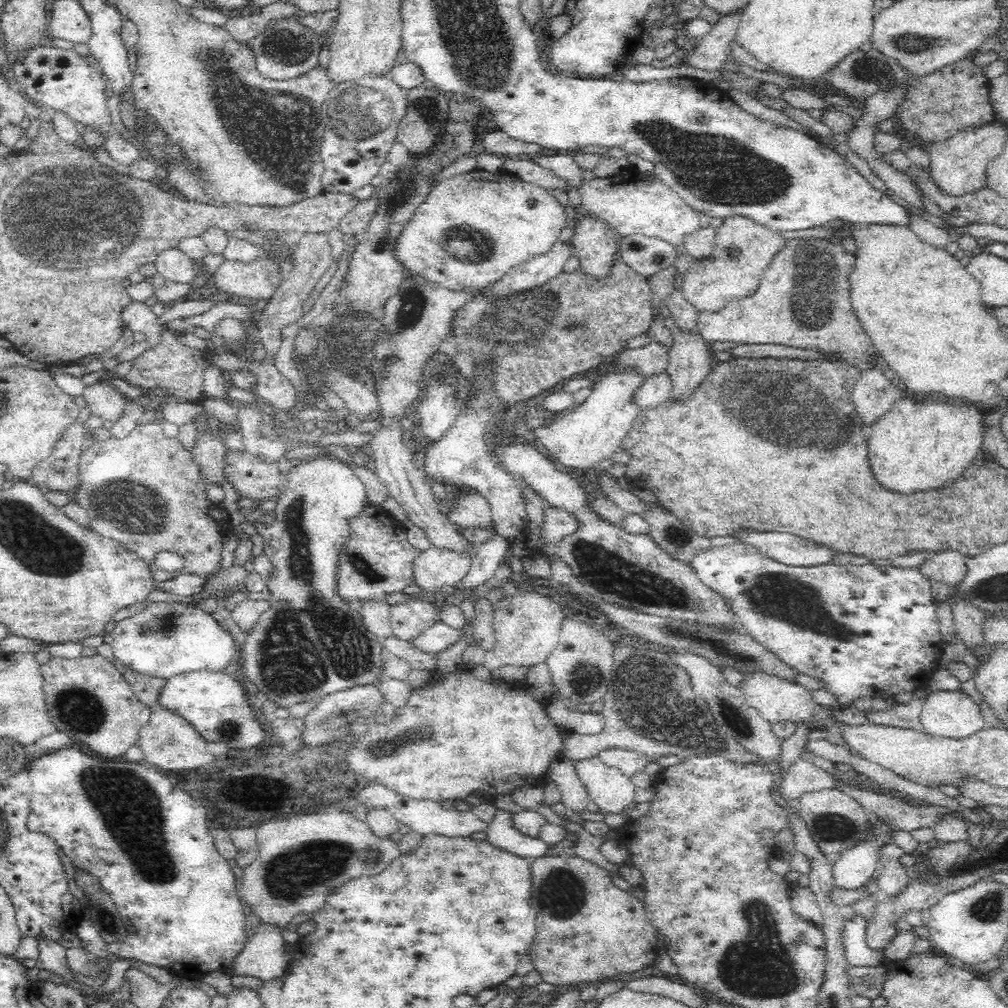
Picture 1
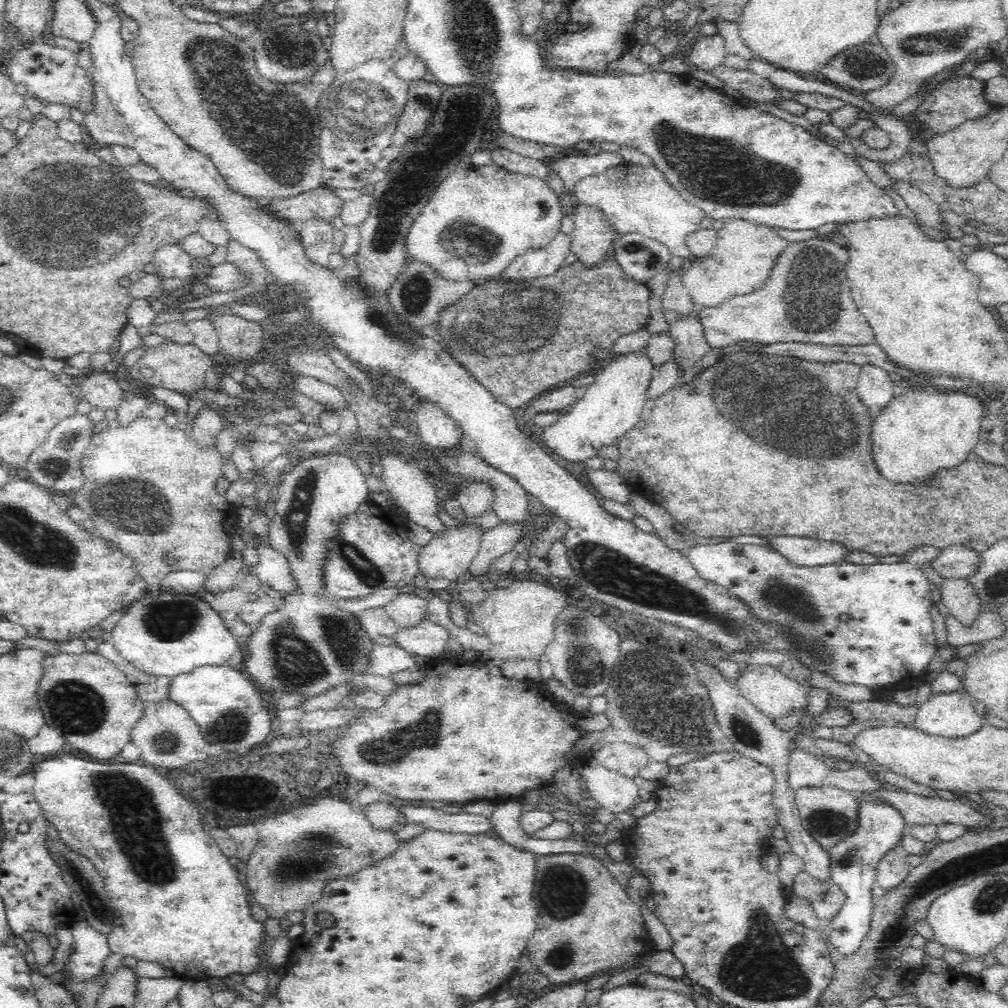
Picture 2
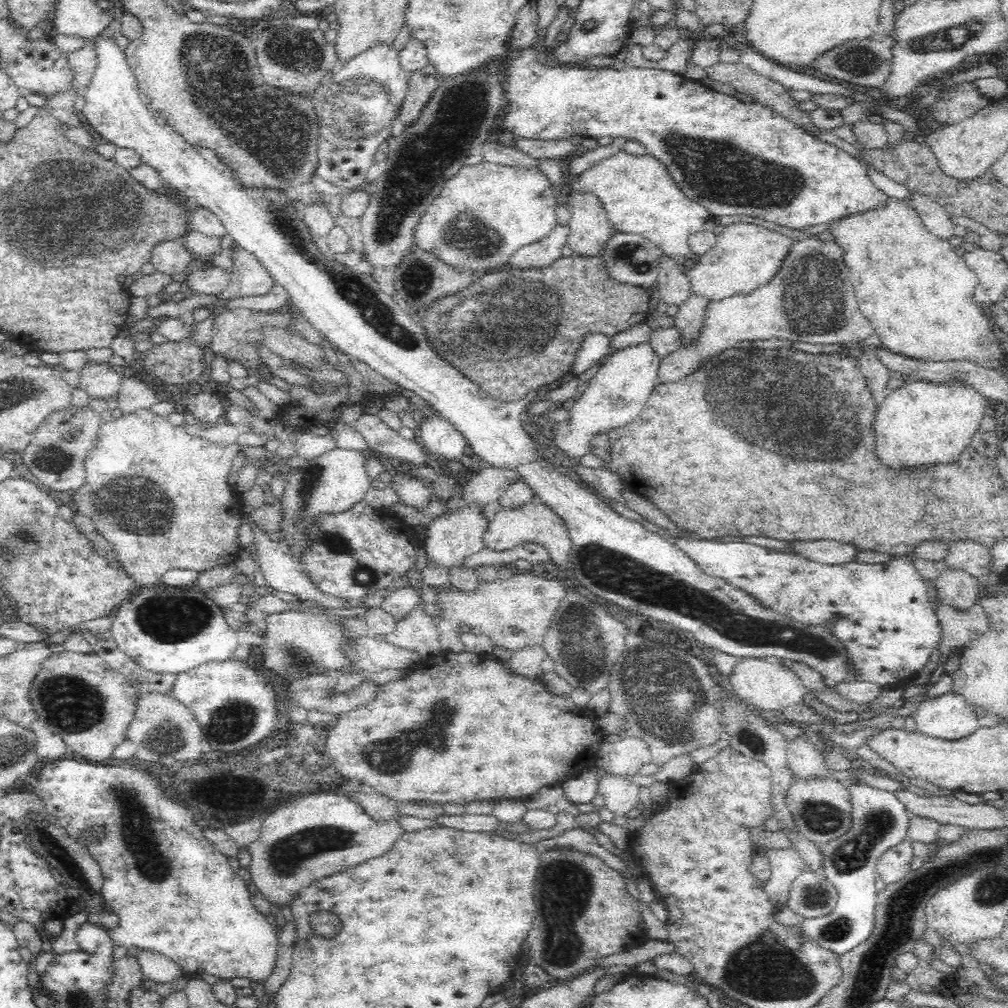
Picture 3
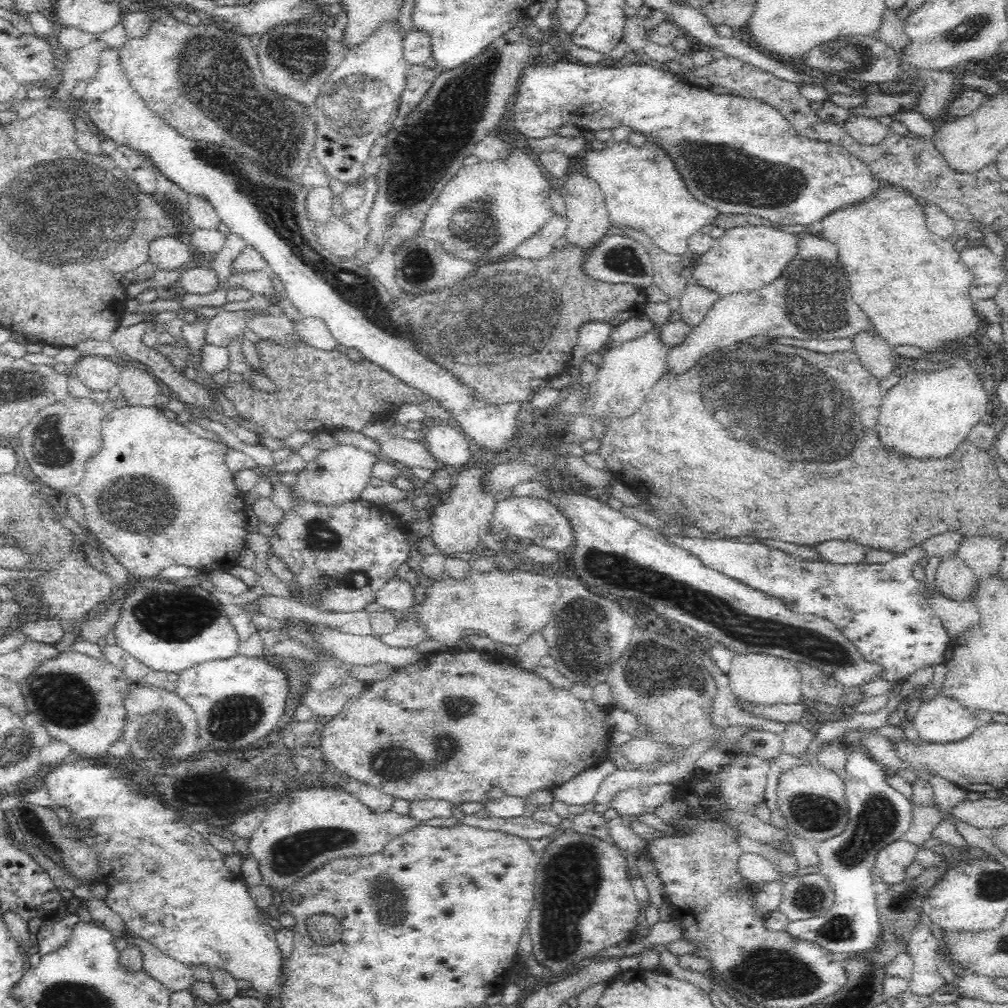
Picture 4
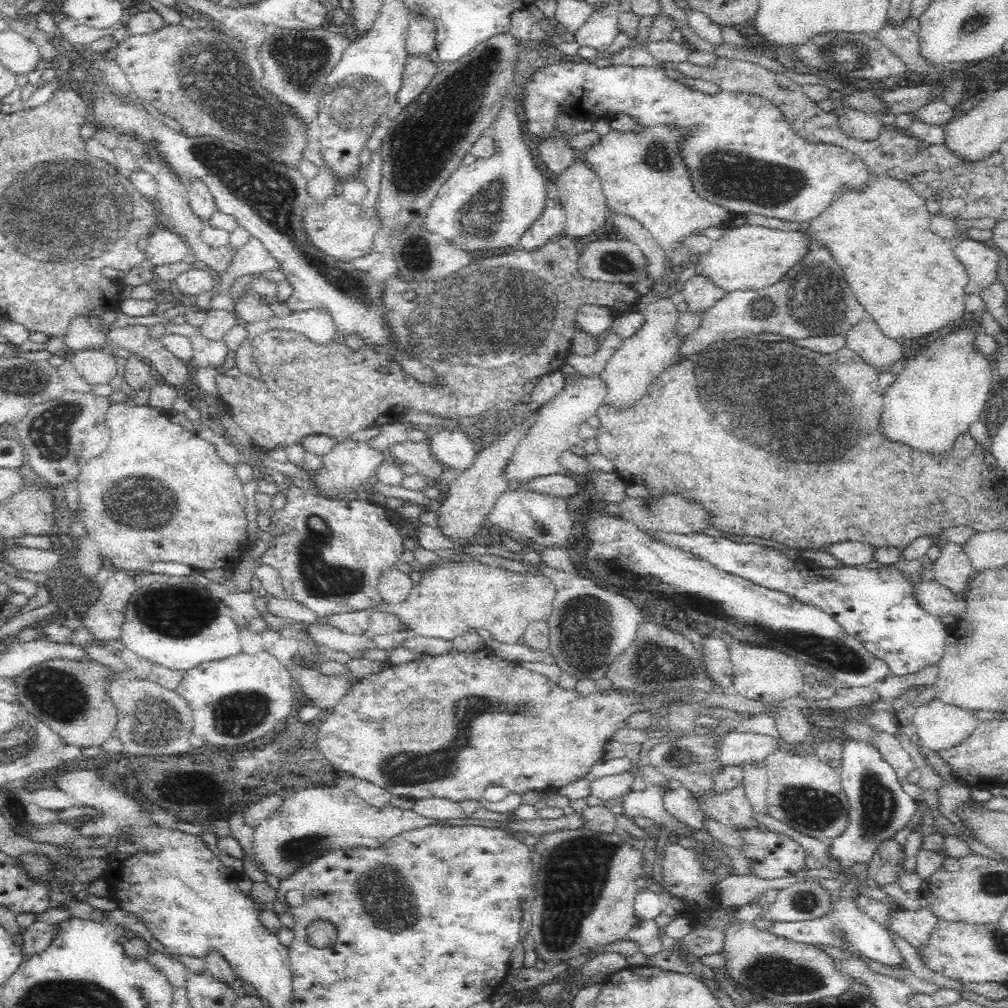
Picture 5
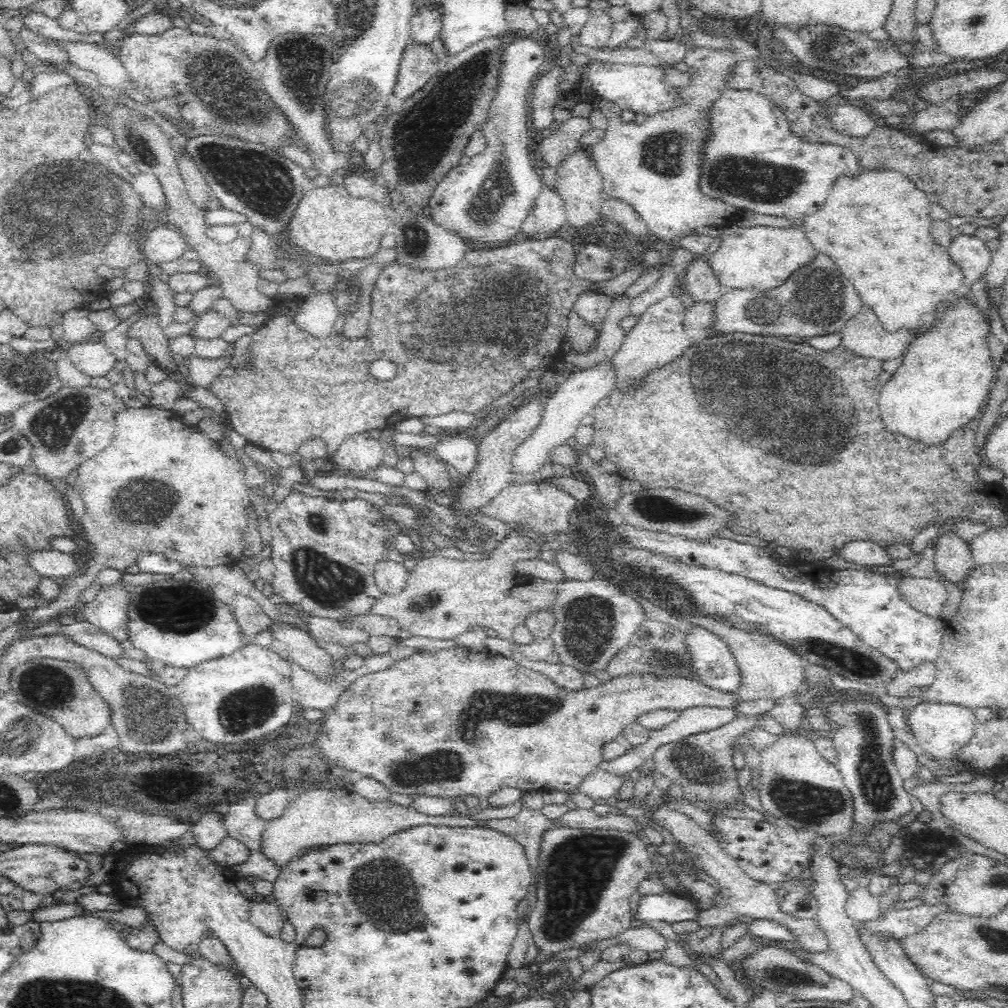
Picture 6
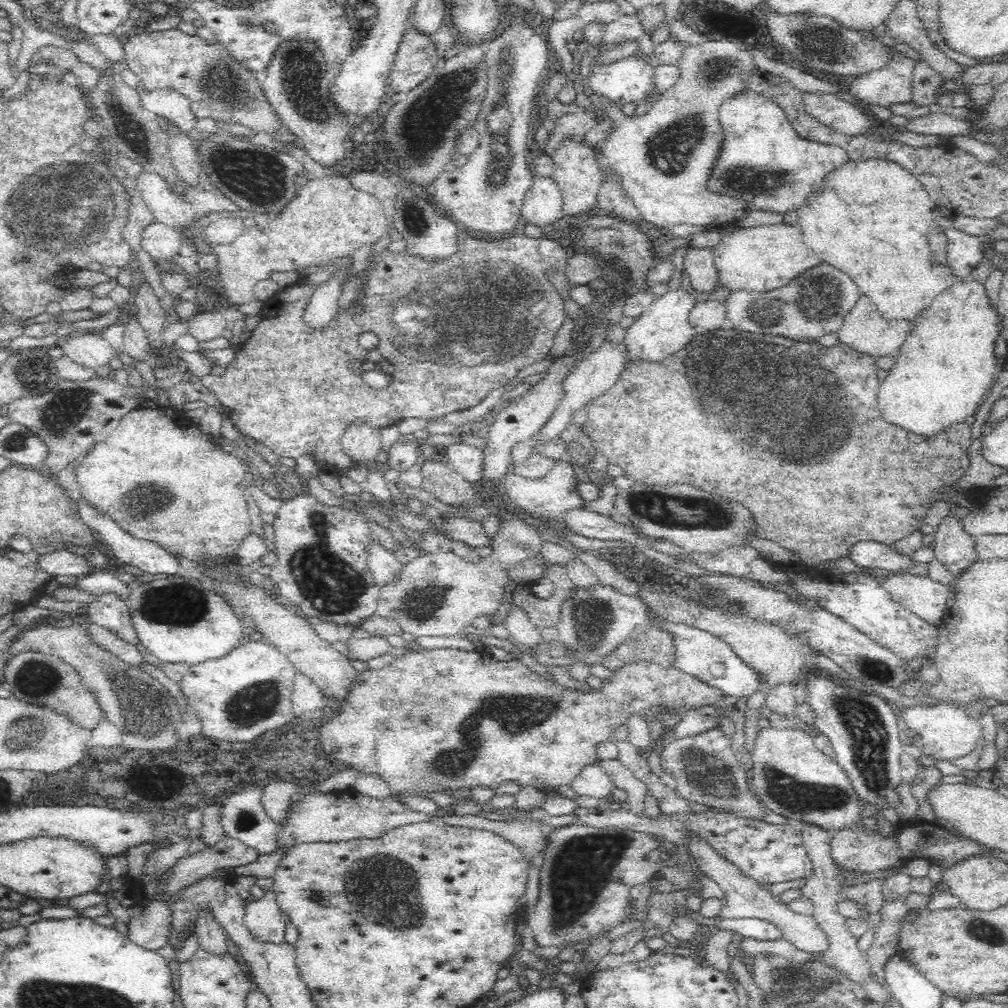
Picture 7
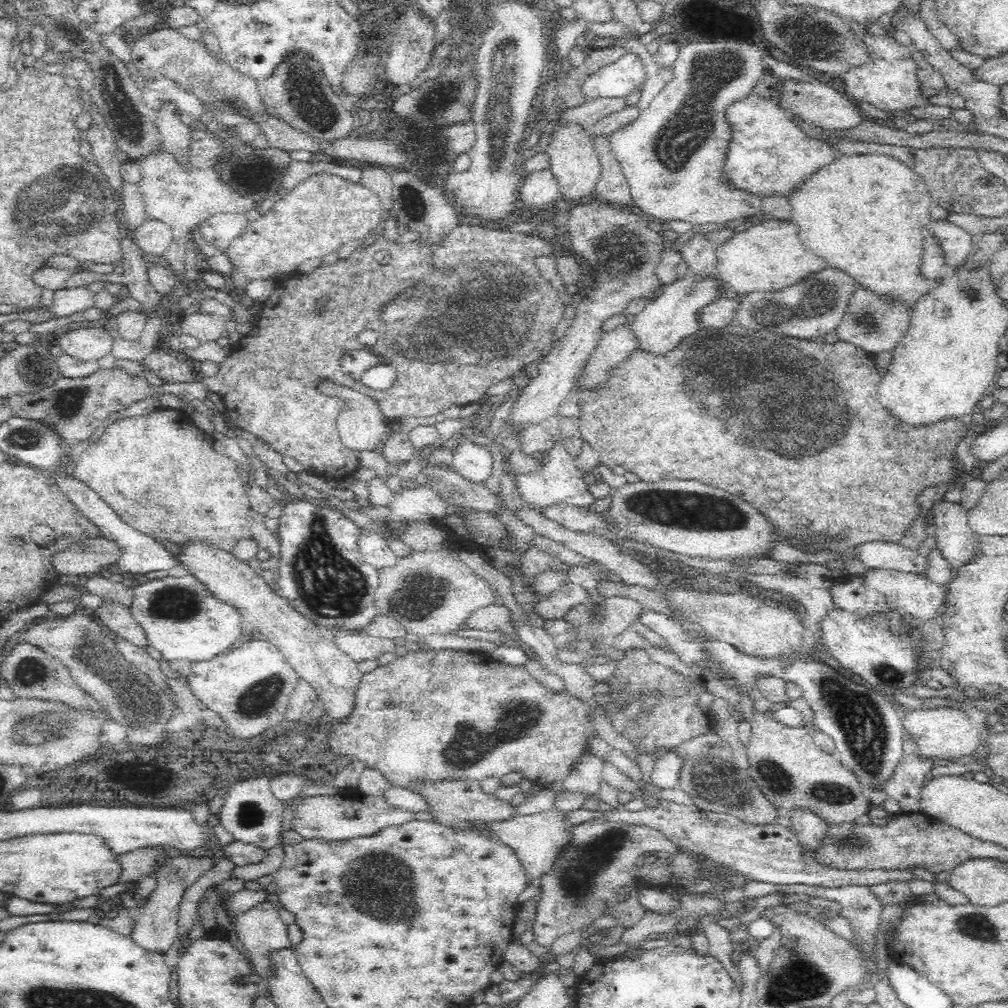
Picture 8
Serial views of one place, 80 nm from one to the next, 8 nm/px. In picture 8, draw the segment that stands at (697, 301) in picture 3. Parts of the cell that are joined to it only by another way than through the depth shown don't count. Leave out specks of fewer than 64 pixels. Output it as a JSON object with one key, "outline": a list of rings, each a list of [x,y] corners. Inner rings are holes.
{"outline":[[[698,232],[690,240],[686,240],[682,244],[680,253],[683,262],[688,265],[689,272],[699,276],[708,276],[708,274],[714,276],[717,272],[715,247],[704,232]]]}

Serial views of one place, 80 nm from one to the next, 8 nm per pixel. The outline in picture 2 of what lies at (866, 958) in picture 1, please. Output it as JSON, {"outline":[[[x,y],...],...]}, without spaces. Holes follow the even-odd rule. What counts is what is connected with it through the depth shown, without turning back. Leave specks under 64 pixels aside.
{"outline":[[[862,792],[855,798],[855,801],[858,802],[856,830],[852,835],[844,837],[844,840],[838,841],[827,850],[829,879],[842,890],[844,902],[832,918],[825,920],[824,925],[815,929],[820,940],[828,944],[837,957],[854,952],[866,938],[875,905],[872,888],[875,887],[877,881],[878,863],[888,850],[892,850],[900,843],[902,836],[908,831],[903,814],[888,799]]]}

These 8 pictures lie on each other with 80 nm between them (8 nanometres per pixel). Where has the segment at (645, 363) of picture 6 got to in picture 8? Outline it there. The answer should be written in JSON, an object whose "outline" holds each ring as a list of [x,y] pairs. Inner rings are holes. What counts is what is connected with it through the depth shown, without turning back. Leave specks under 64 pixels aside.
{"outline":[[[690,272],[684,278],[678,278],[672,284],[664,285],[664,288],[648,301],[646,307],[632,322],[633,332],[639,341],[638,347],[650,353],[665,353],[673,349],[686,336],[702,328],[700,312],[706,309],[706,306],[722,299],[722,294],[728,289],[730,287],[717,274],[699,276]]]}

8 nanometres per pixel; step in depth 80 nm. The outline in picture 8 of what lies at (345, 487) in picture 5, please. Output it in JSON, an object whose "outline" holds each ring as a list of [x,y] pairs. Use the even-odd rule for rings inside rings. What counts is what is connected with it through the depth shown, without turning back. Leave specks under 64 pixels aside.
{"outline":[[[320,379],[317,382],[317,389],[326,396],[340,398],[340,401],[344,403],[344,408],[340,410],[335,425],[340,438],[344,441],[344,444],[348,445],[348,448],[360,449],[360,452],[380,449],[382,445],[381,438],[388,424],[388,419],[383,414],[380,398],[348,388],[348,386],[344,386],[332,379]]]}

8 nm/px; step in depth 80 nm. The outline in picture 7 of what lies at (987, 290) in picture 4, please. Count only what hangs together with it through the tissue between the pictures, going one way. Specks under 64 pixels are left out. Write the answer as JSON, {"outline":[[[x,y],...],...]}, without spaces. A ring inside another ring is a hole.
{"outline":[[[942,228],[947,240],[947,266],[957,280],[970,278],[973,268],[982,262],[980,237],[970,236],[956,228]]]}

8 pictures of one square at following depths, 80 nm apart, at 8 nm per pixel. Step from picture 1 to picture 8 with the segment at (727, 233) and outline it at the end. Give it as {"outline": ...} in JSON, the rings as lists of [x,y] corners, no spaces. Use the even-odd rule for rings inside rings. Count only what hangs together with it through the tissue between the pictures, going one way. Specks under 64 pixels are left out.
{"outline":[[[768,219],[715,247],[716,274],[732,291],[742,296],[757,291],[781,292],[799,284],[803,279],[816,275],[826,268],[826,262],[809,251],[800,238],[796,238],[796,226],[784,219]]]}

